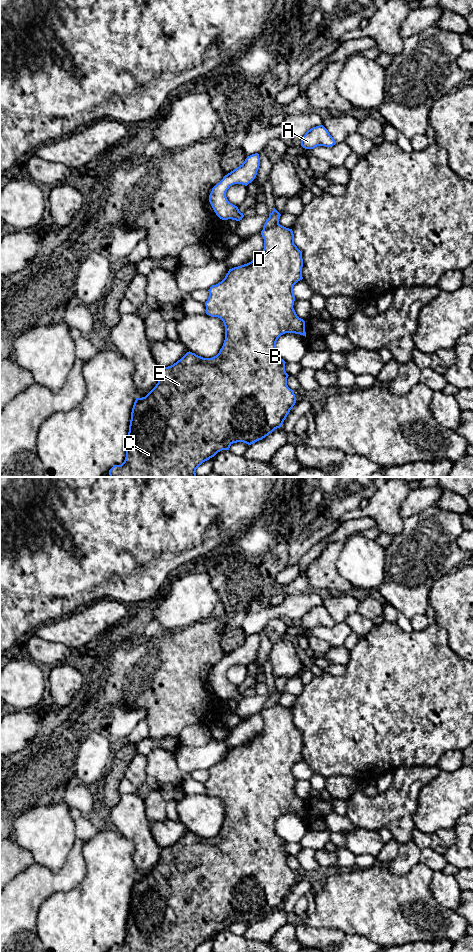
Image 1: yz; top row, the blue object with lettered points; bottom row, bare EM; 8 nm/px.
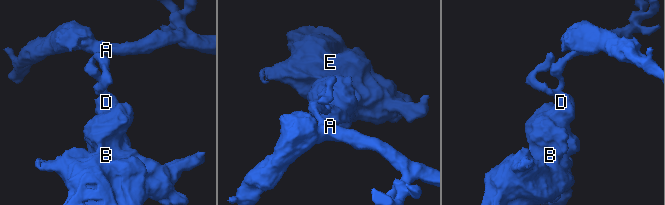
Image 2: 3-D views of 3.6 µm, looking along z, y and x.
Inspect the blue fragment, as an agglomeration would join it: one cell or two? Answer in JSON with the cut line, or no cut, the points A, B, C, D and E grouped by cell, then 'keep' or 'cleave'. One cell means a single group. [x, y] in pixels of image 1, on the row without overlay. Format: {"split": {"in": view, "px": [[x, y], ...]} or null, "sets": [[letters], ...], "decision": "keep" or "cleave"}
{"split": null, "sets": [["A", "B", "C", "D", "E"]], "decision": "keep"}

